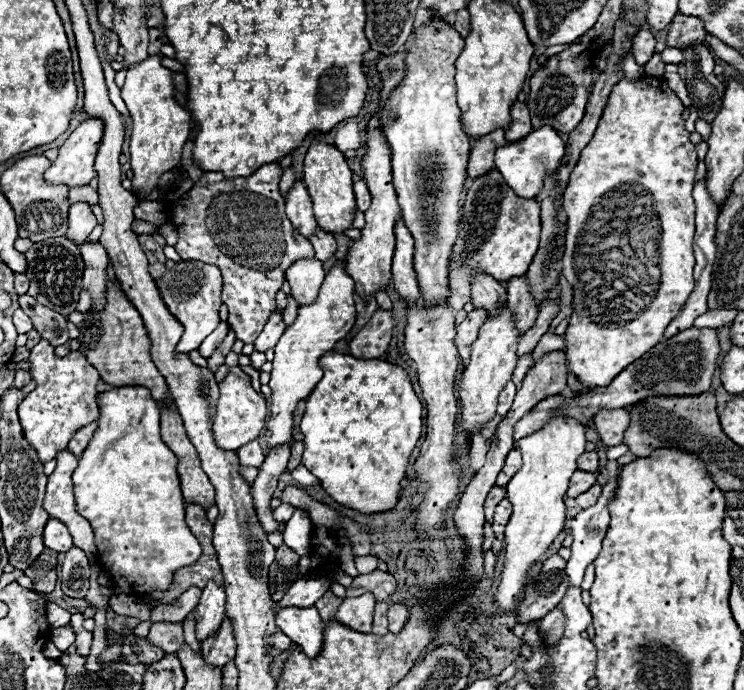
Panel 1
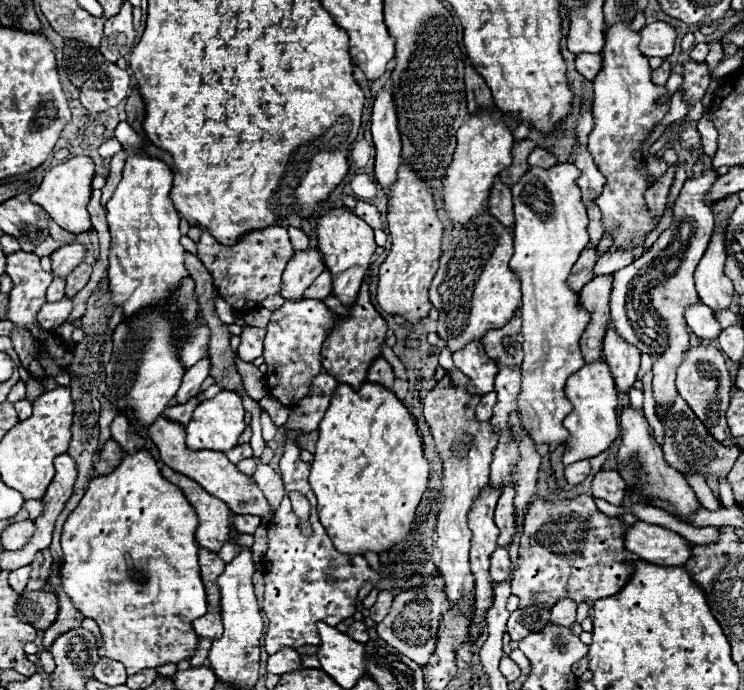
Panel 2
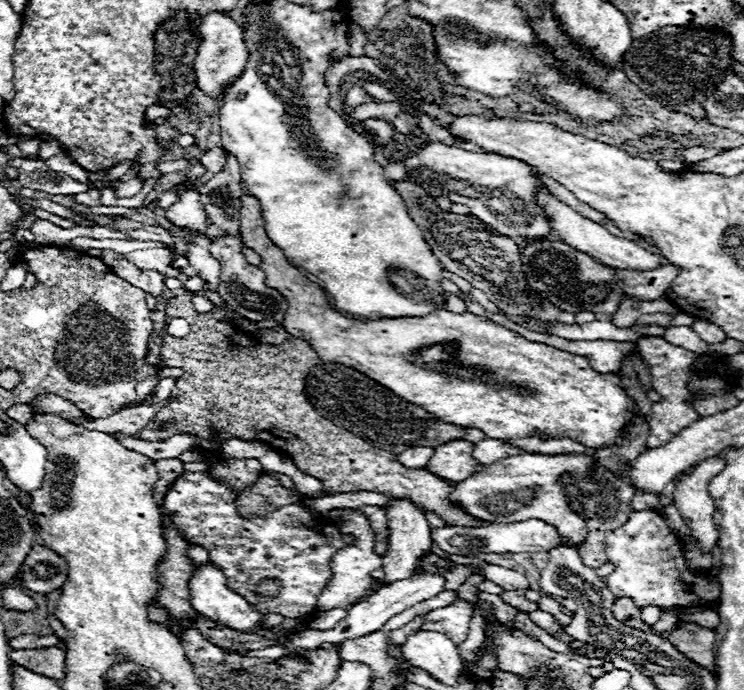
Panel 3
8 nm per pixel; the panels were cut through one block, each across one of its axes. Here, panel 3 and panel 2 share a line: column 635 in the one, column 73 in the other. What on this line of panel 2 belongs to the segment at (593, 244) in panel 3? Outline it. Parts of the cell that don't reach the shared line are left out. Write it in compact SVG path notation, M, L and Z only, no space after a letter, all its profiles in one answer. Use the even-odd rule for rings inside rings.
M72 242L72 244L64 244L60 246L50 258L52 258L52 272L56 276L66 278L78 264L84 262L86 256L86 246Z

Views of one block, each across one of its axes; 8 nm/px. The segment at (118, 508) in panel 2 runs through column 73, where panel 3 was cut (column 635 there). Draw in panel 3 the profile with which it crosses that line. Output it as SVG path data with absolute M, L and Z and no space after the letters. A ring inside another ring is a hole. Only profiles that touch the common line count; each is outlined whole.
M632 512L630 520L622 528L606 536L606 556L616 564L616 570L606 578L606 586L616 598L630 596L640 608L648 604L662 608L710 606L720 598L718 584L690 572L676 536L670 532L666 520L658 512Z

